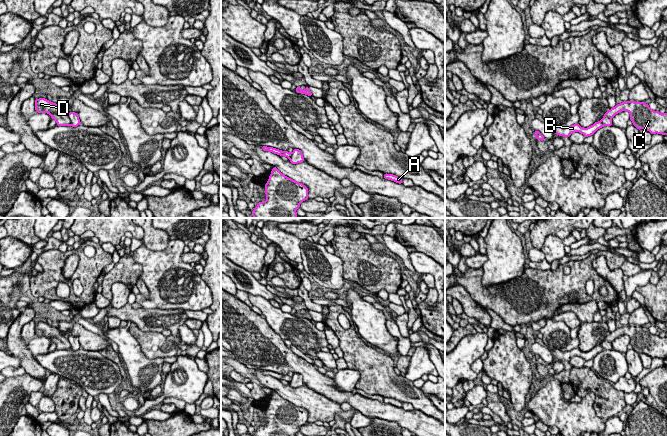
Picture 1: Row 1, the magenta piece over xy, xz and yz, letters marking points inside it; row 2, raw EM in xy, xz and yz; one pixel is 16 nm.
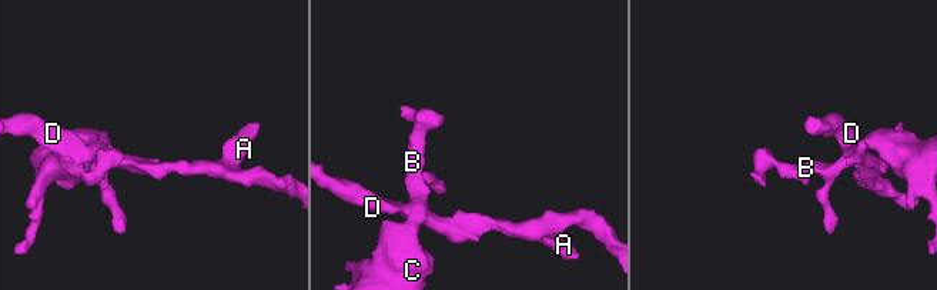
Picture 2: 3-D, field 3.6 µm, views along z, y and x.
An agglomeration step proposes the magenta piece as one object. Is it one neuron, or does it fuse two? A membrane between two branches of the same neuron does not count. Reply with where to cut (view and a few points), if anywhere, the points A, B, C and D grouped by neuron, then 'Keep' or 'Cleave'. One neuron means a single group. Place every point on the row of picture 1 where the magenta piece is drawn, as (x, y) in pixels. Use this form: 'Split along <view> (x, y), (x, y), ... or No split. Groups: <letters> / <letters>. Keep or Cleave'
Split along yz (610, 117), (602, 119), (603, 125). Groups: A D / B C. Cleave

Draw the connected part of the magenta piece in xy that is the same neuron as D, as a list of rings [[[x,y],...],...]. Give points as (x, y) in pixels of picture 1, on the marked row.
[[[39,98],[35,100],[35,110],[37,113],[49,114],[51,119],[56,120],[57,126],[70,126],[70,119],[68,115],[66,115],[56,103],[48,101],[45,98]]]

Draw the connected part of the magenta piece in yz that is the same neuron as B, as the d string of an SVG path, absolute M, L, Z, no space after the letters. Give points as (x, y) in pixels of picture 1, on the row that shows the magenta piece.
M601 119L600 121L595 122L593 125L587 128L583 128L579 124L574 124L569 127L561 127L560 125L553 125L551 126L551 128L552 131L559 136L569 137L572 133L579 132L582 133L585 137L588 137L594 135L594 133L603 126L604 126L603 121Z

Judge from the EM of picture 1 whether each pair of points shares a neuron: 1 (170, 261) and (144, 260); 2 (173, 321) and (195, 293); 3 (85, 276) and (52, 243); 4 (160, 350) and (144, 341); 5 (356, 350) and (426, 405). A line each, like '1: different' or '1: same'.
1: same
2: different
3: different
4: same
5: same

